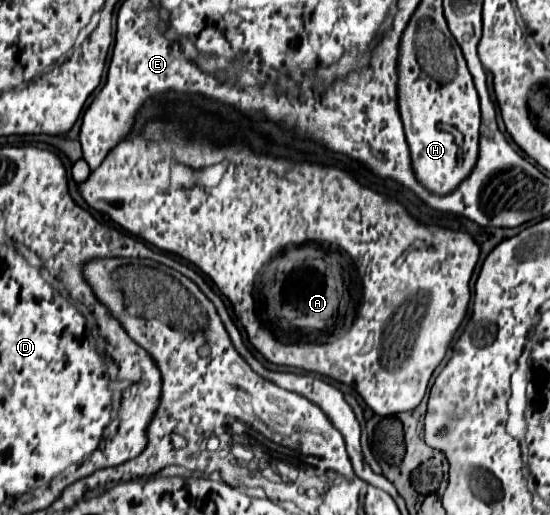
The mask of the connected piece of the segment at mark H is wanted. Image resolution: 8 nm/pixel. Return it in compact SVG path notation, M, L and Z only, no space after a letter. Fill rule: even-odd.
M413 16L409 26L403 32L401 48L399 48L399 112L405 126L407 144L411 150L411 162L415 170L415 178L421 182L425 190L437 196L447 196L459 188L459 184L473 172L479 158L479 96L473 86L473 78L467 70L465 60L457 62L457 76L441 84L425 74L417 62L415 54L415 34L417 34L419 18ZM449 126L457 128L463 134L463 152L467 162L459 162L459 146L455 134L449 132Z

